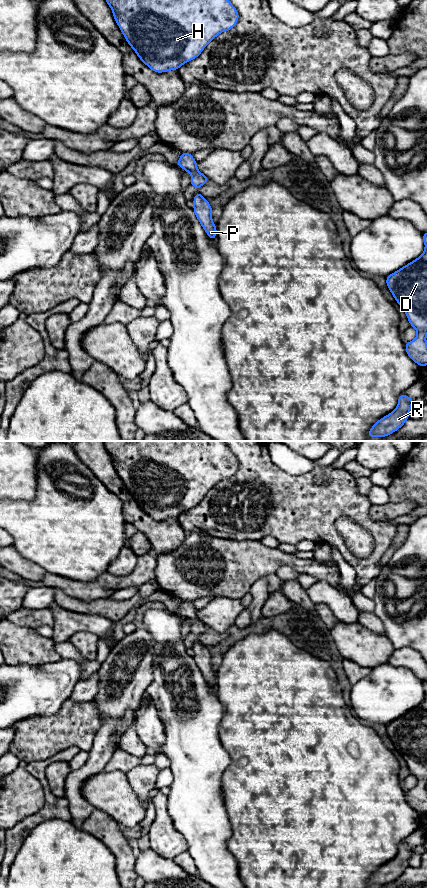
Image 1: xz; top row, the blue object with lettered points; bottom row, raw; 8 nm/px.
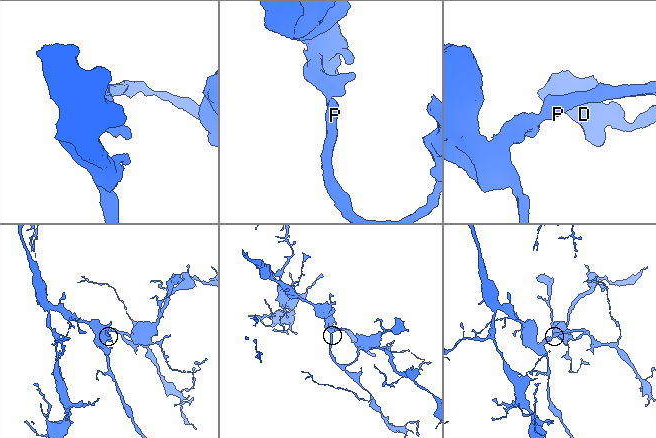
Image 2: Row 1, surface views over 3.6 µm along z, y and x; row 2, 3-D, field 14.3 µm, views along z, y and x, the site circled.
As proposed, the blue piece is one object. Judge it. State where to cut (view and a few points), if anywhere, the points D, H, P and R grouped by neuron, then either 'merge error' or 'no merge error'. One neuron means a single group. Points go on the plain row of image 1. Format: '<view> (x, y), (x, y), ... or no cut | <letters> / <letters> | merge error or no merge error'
no cut | D H P R | no merge error

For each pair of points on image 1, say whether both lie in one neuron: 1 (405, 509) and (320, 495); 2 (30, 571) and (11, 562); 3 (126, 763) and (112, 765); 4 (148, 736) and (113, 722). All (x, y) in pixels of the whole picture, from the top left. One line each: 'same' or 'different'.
1: different
2: same
3: same
4: different

